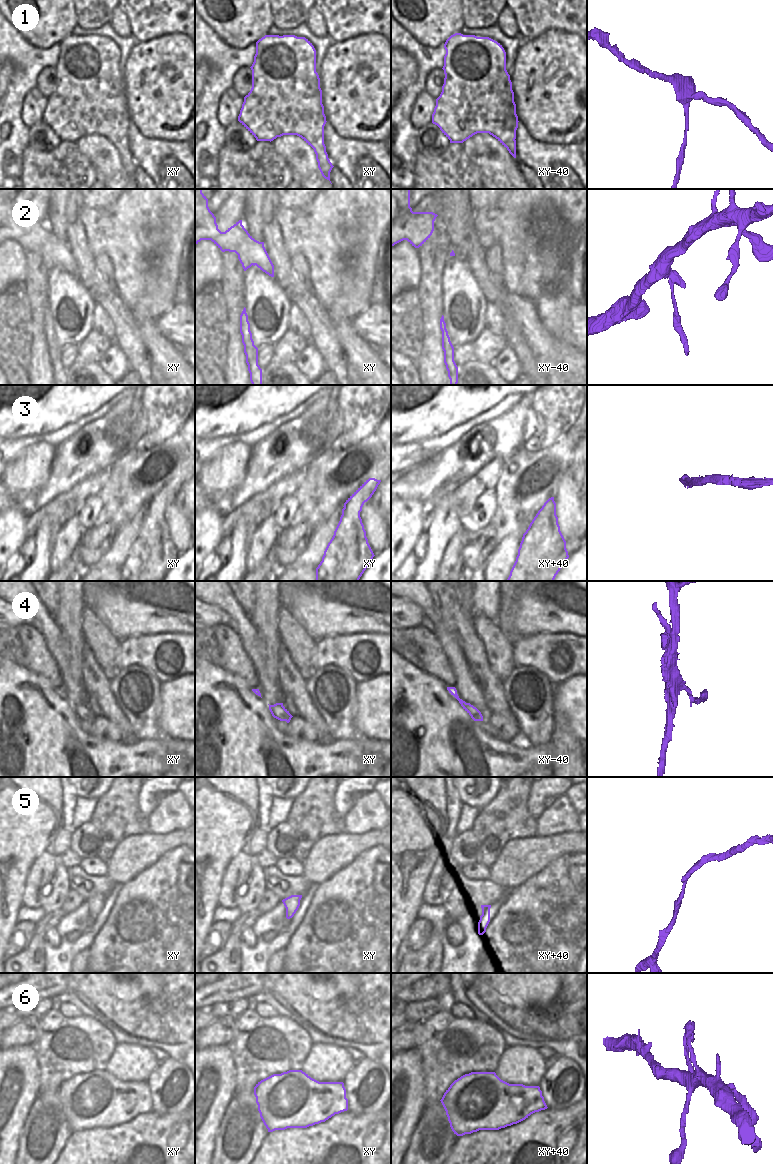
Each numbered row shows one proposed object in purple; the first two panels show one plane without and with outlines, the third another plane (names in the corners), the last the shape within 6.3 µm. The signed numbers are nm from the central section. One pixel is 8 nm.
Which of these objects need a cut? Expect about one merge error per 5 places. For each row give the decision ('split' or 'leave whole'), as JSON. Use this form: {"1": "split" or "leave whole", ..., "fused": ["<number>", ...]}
{"1": "split", "2": "split", "3": "leave whole", "4": "leave whole", "5": "leave whole", "6": "split", "fused": ["1", "2", "6"]}

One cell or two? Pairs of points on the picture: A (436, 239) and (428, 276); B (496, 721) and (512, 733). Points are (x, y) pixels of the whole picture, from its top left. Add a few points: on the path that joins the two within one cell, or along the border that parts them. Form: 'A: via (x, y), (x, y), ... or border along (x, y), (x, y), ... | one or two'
A: via (436, 248), (432, 255), (431, 267) | one
B: via (500, 722), (508, 730) | one

